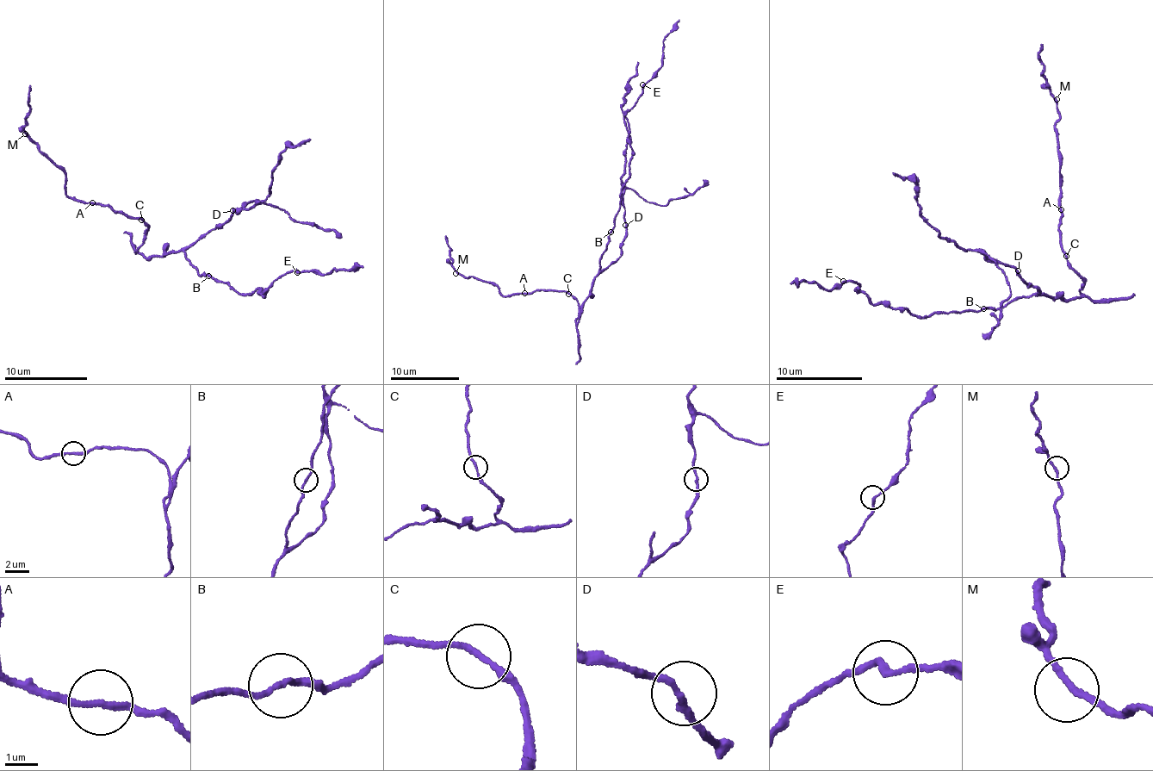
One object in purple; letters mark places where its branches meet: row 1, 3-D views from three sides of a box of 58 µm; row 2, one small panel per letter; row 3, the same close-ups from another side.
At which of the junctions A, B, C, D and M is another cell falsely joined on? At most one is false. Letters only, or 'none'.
none

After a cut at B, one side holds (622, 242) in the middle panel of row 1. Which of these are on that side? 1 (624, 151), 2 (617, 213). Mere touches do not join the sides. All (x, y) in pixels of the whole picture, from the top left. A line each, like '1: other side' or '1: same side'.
1: same side
2: other side

